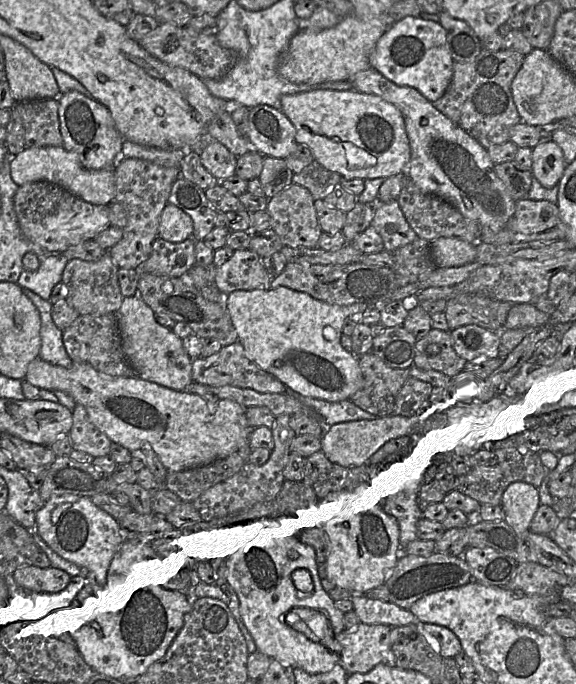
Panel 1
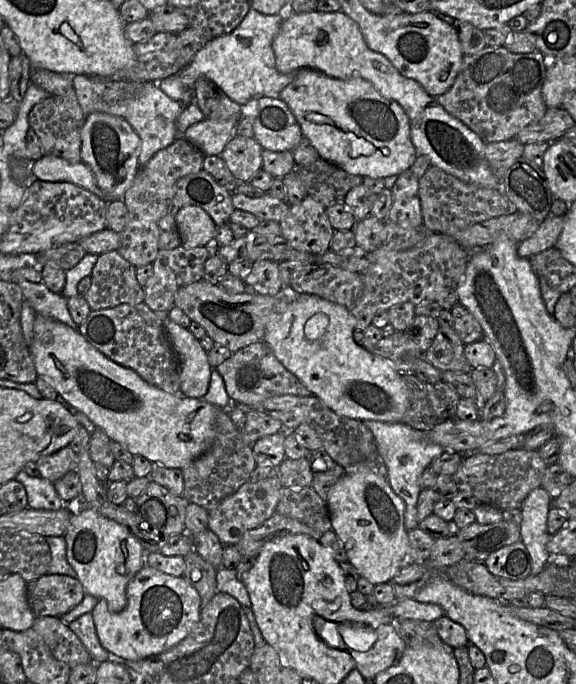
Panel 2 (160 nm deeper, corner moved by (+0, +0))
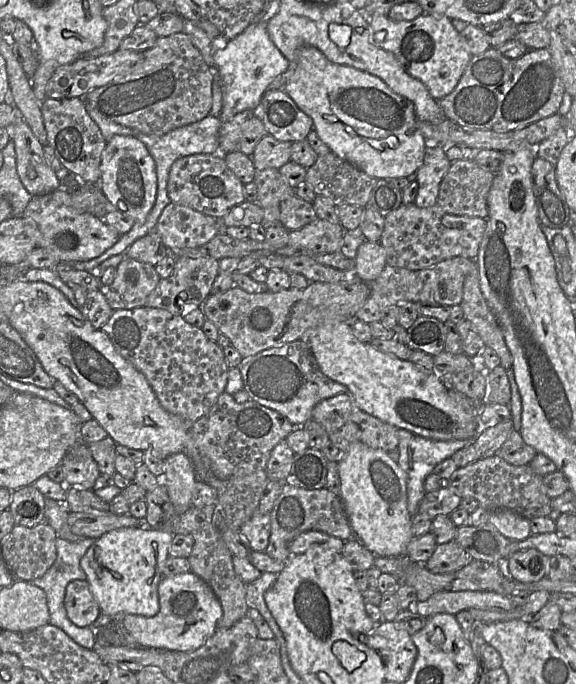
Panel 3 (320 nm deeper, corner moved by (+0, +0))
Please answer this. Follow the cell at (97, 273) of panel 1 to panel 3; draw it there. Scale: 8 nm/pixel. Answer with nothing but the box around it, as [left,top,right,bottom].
[99,257,160,310]

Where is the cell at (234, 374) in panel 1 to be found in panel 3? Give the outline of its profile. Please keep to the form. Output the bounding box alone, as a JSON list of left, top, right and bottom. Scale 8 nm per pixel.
[238,340,347,427]

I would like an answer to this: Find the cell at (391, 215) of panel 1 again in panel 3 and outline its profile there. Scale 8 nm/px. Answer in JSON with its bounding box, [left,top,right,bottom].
[413,146,451,208]

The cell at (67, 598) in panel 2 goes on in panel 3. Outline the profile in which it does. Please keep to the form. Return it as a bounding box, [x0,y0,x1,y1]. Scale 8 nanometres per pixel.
[64,580,102,627]

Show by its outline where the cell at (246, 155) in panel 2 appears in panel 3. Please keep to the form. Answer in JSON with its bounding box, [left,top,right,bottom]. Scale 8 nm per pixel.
[251,135,293,171]

